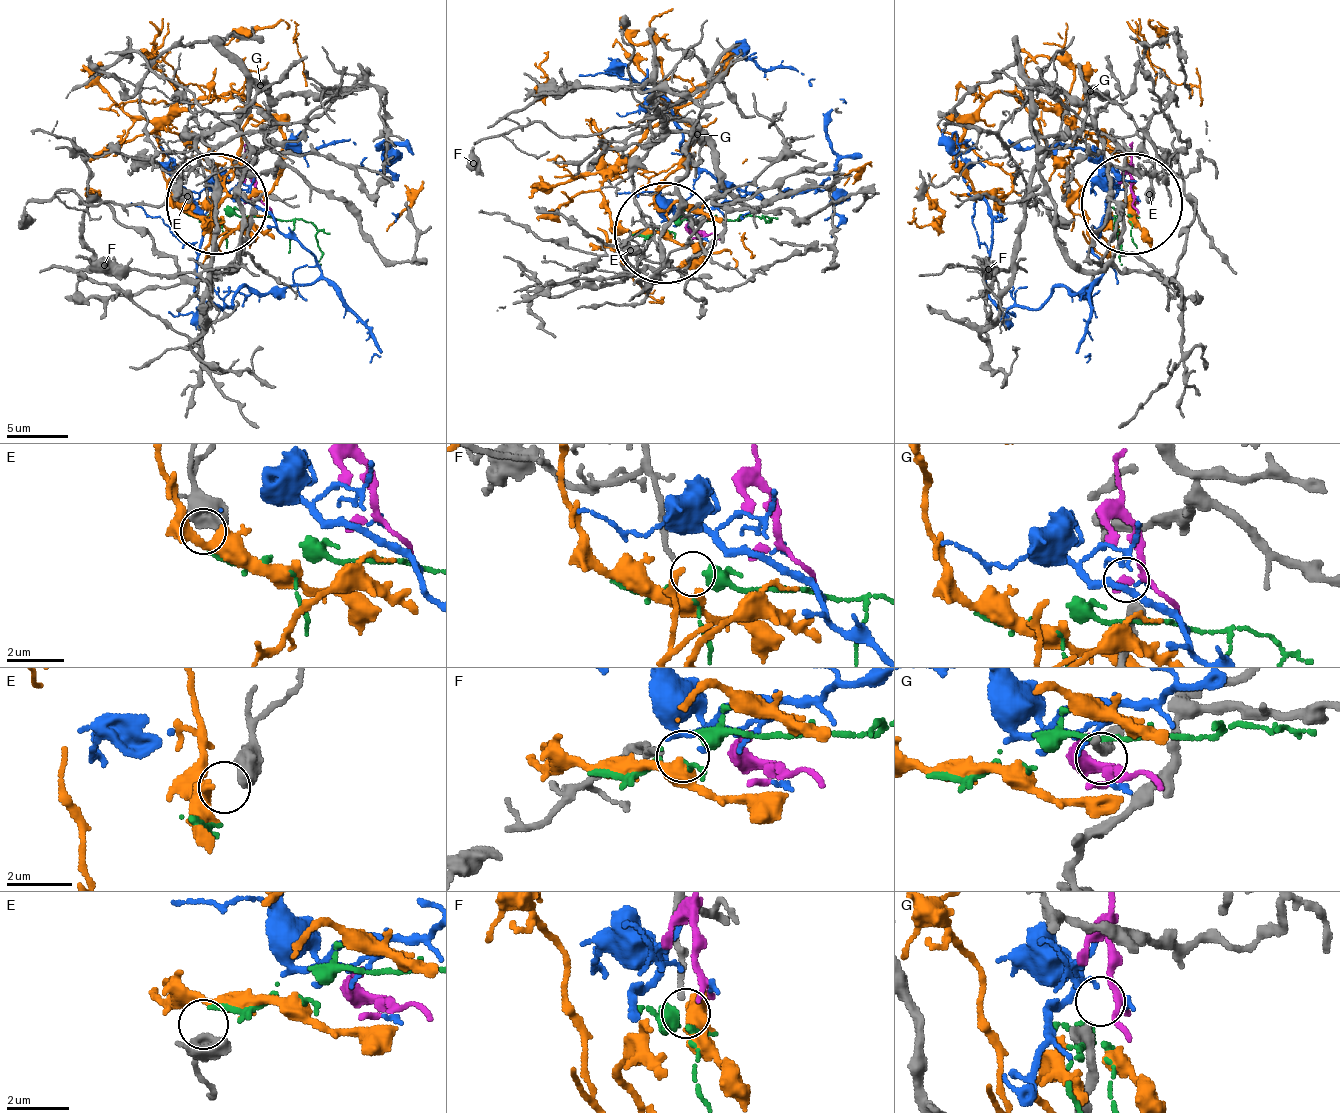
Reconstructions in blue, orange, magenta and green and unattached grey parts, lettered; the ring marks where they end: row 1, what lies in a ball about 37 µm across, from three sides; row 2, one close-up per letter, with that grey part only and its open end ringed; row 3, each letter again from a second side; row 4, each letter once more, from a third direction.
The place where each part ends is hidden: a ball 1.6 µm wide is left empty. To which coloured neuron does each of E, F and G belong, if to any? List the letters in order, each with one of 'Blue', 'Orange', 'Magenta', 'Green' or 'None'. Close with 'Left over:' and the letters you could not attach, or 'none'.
E: None
F: None
G: Magenta
Left over: E, F

